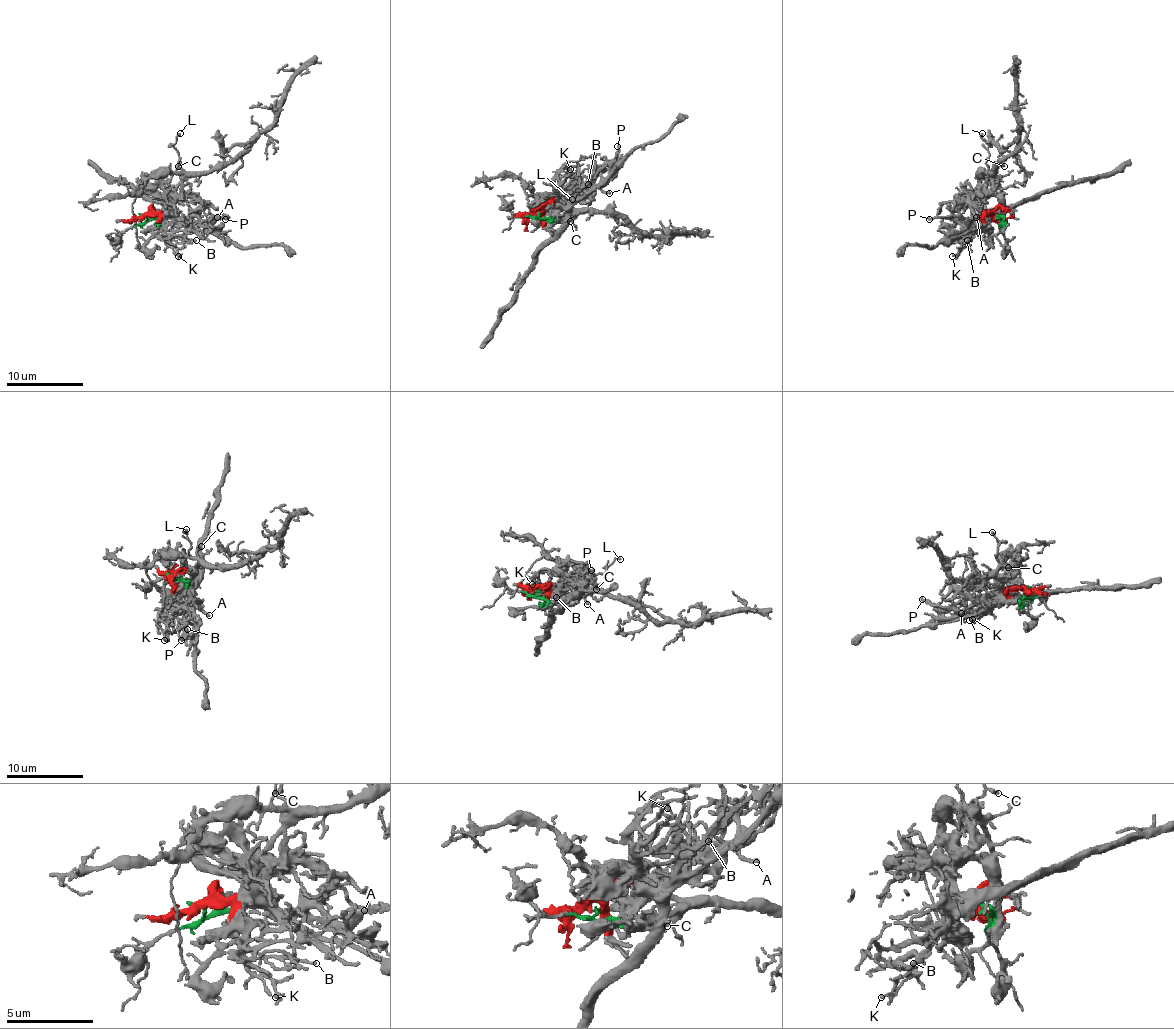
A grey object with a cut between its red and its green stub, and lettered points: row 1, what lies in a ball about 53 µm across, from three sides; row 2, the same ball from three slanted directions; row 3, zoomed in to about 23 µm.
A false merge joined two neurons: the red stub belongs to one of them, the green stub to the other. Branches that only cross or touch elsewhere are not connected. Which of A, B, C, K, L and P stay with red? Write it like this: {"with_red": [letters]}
{"with_red": ["A", "B", "K", "P"]}

